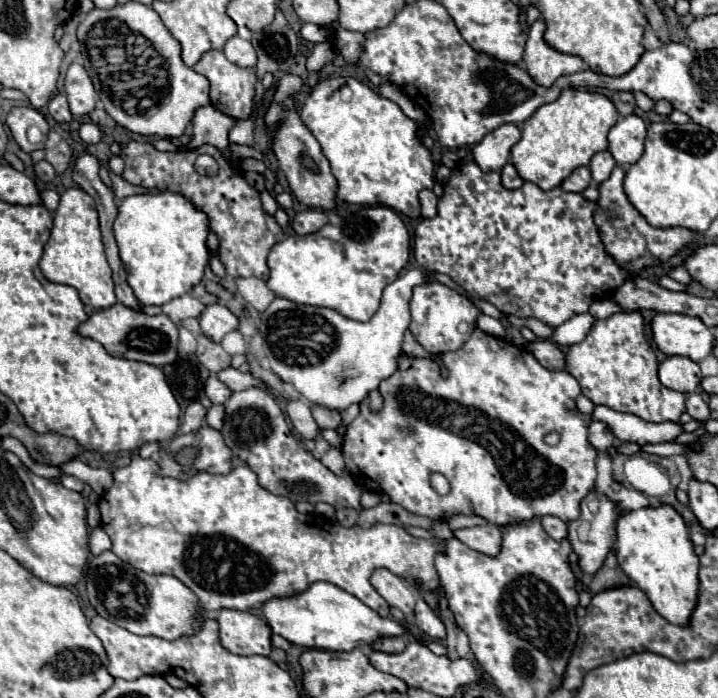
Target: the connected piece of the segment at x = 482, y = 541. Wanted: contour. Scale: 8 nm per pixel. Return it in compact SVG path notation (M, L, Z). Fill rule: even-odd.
M493 524L457 530L455 538L467 544L471 550L483 552L485 556L497 556L501 548L501 530Z

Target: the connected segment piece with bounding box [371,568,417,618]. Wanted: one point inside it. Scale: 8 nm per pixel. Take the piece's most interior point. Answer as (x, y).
(396, 591)

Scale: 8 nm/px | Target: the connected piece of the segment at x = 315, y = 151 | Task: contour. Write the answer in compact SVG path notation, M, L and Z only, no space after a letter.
M283 76L279 80L279 86L277 86L277 92L273 96L273 104L269 106L267 114L265 114L265 122L271 126L275 122L281 122L281 128L279 132L275 134L275 142L273 142L273 152L277 156L277 162L279 162L279 168L283 170L285 178L287 178L287 184L293 192L293 196L305 204L305 206L311 206L311 208L323 208L323 210L333 210L337 206L337 180L333 178L331 174L331 168L329 168L329 162L327 158L321 154L321 146L319 142L311 136L311 132L305 128L305 124L301 122L297 110L295 110L295 104L293 104L293 98L291 94L295 94L299 88L303 86L301 78L299 76Z

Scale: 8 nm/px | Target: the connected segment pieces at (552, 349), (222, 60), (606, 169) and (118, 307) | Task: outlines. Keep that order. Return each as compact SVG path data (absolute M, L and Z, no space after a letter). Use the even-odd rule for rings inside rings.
M551 340L531 342L531 352L537 358L537 362L543 364L545 368L551 368L551 370L563 370L565 368L565 354Z
M211 50L201 56L193 70L211 82L211 104L219 112L235 120L247 120L251 116L253 84L249 68L239 72L239 66L229 62L221 50Z
M609 150L597 152L597 154L591 158L591 164L589 164L591 174L593 174L593 180L595 180L597 184L601 184L603 180L607 180L607 176L611 174L611 170L613 170L615 166L617 166L617 164L615 164L615 158L611 156Z
M113 304L111 308L93 312L83 324L77 328L79 336L91 338L107 350L107 354L115 358L145 362L151 366L165 366L177 358L177 324L169 320L169 316L147 316L143 312L135 312L125 308L123 304Z

